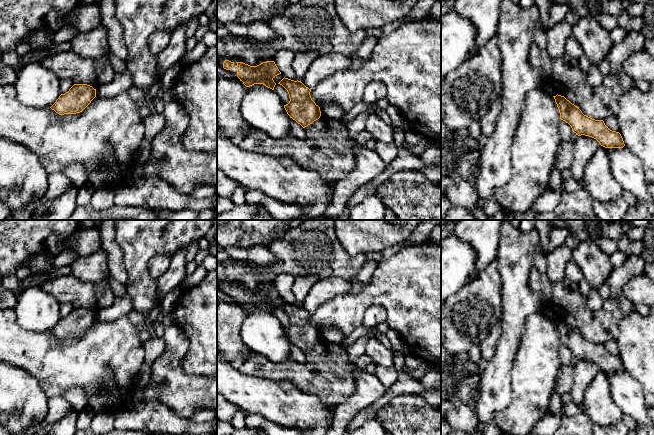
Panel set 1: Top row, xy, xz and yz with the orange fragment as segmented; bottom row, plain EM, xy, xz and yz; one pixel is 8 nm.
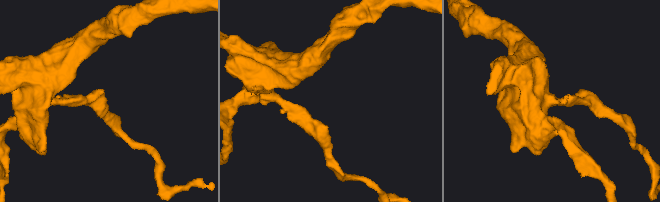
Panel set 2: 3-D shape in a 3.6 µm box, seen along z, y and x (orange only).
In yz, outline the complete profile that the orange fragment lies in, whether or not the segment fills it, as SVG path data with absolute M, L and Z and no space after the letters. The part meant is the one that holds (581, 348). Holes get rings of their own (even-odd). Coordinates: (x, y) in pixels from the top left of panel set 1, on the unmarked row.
M553 320L560 337L560 343L568 347L578 360L596 363L605 372L623 372L623 362L619 356L610 354L603 344L592 343L582 337L579 331L564 320Z

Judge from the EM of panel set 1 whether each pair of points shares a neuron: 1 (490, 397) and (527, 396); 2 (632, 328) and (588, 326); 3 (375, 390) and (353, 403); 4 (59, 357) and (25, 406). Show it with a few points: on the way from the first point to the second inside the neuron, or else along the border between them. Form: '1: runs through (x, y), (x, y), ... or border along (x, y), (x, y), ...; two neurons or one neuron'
1: border along (511, 372), (512, 401), (495, 413); two neurons
2: border along (633, 309), (619, 321), (619, 334), (615, 338); two neurons
3: runs through (370, 390), (358, 401); one neuron
4: border along (23, 369), (37, 381), (41, 390), (48, 398); two neurons

